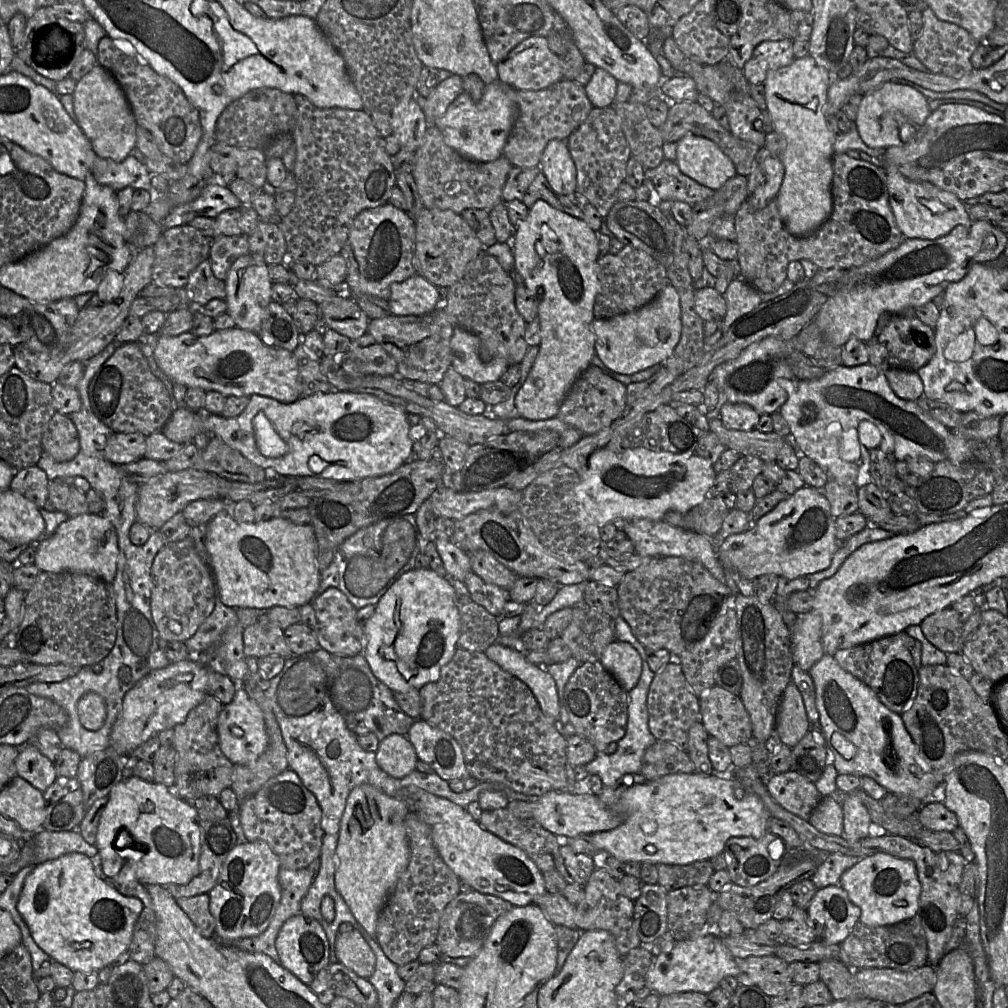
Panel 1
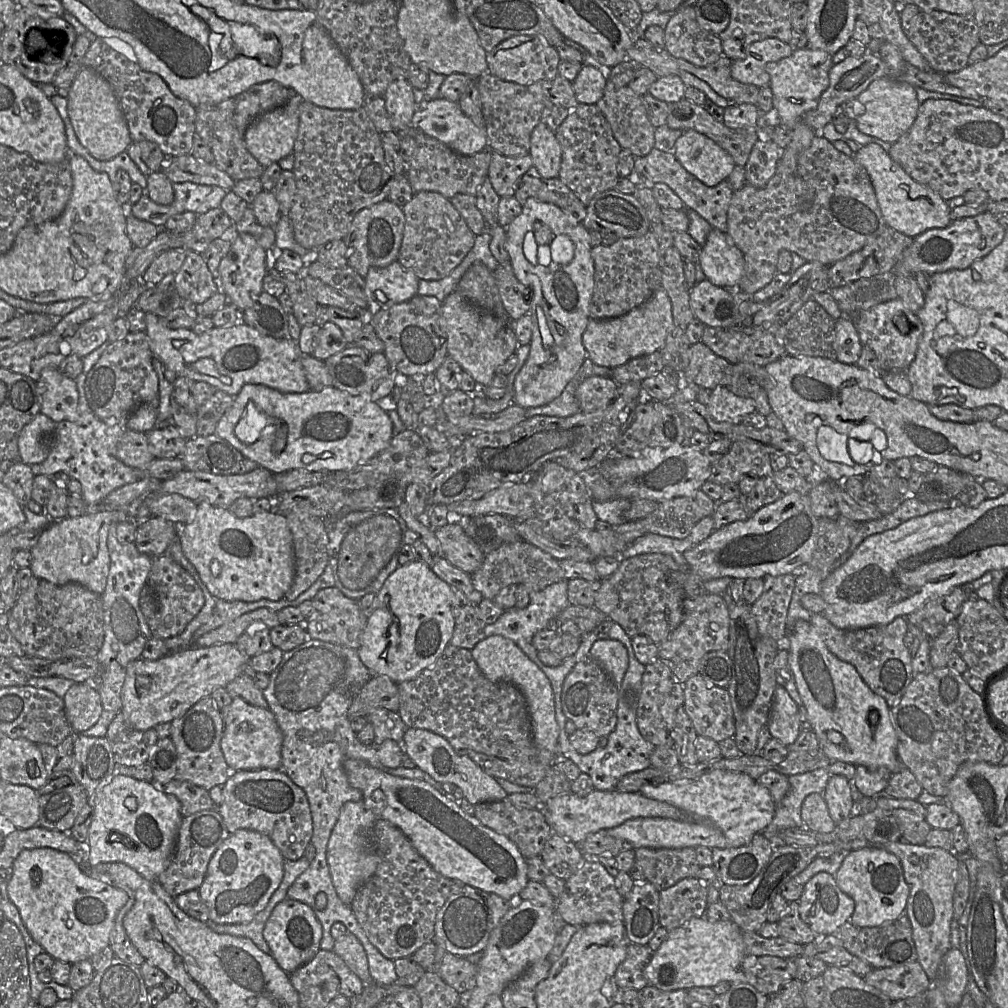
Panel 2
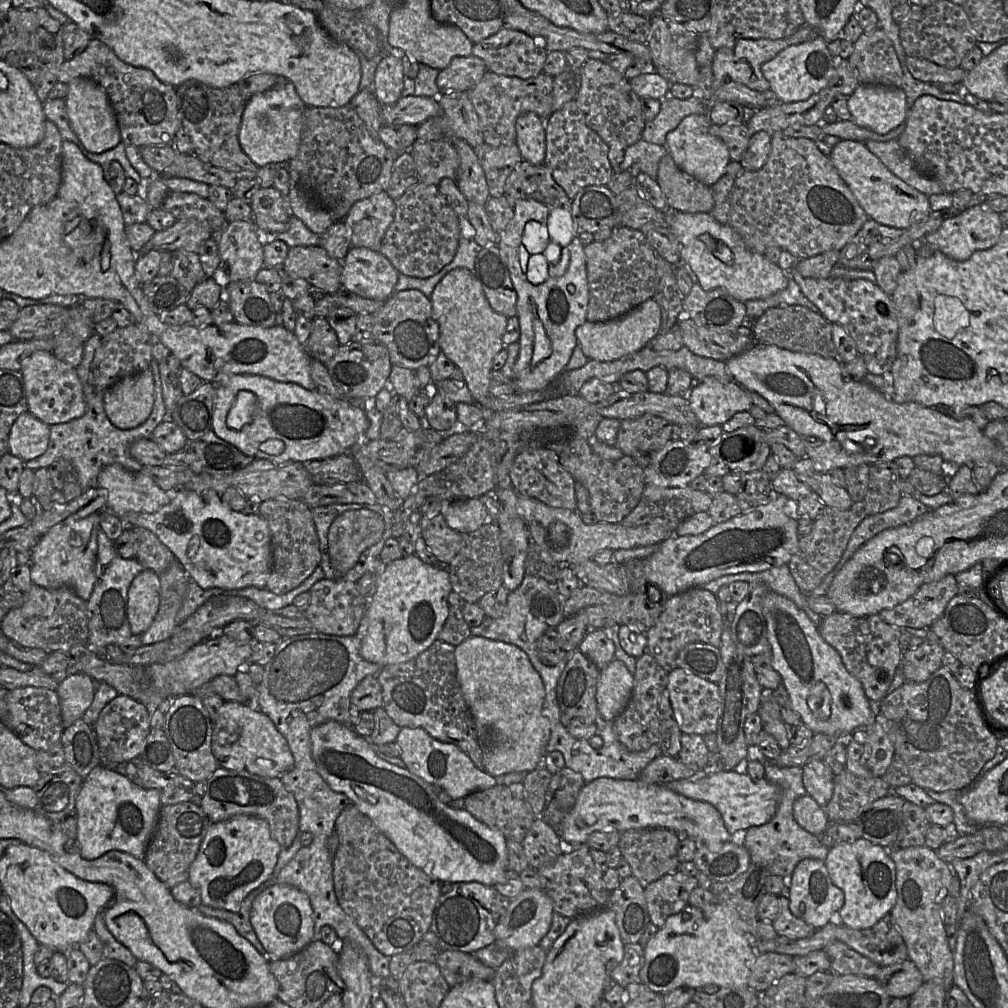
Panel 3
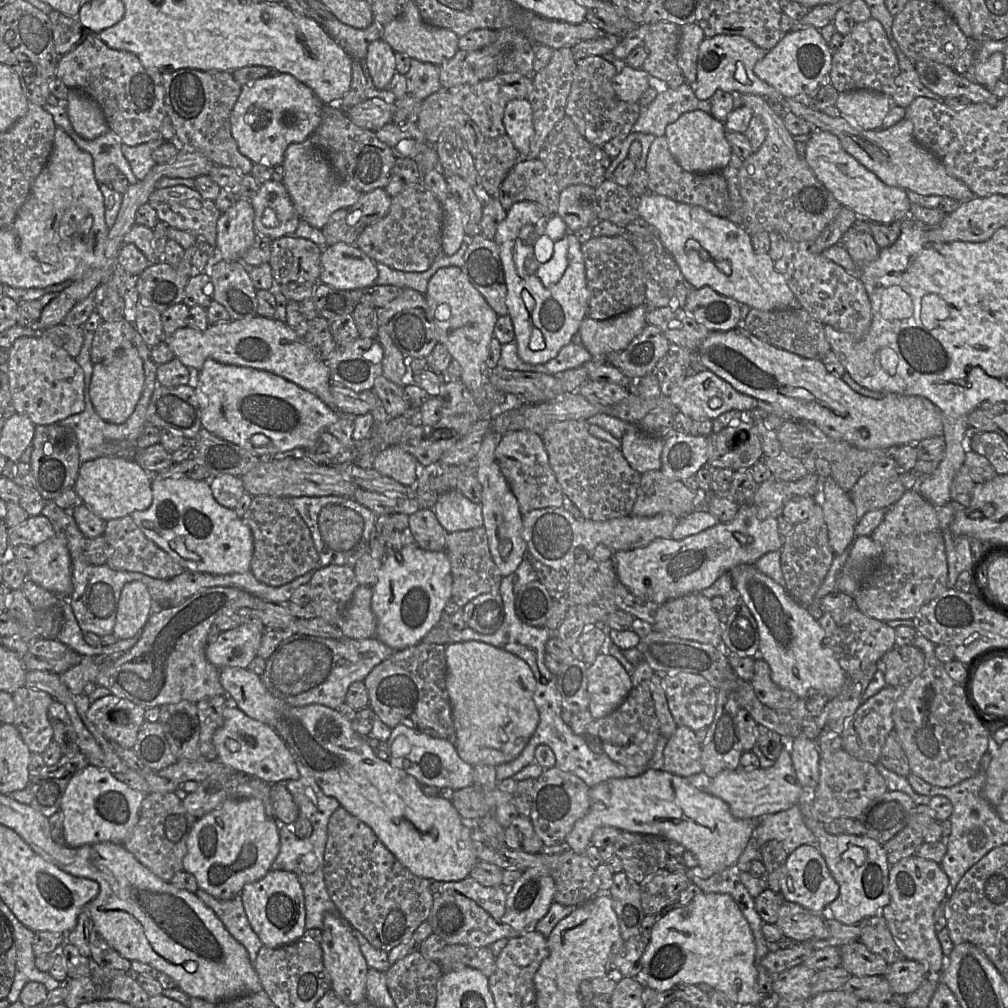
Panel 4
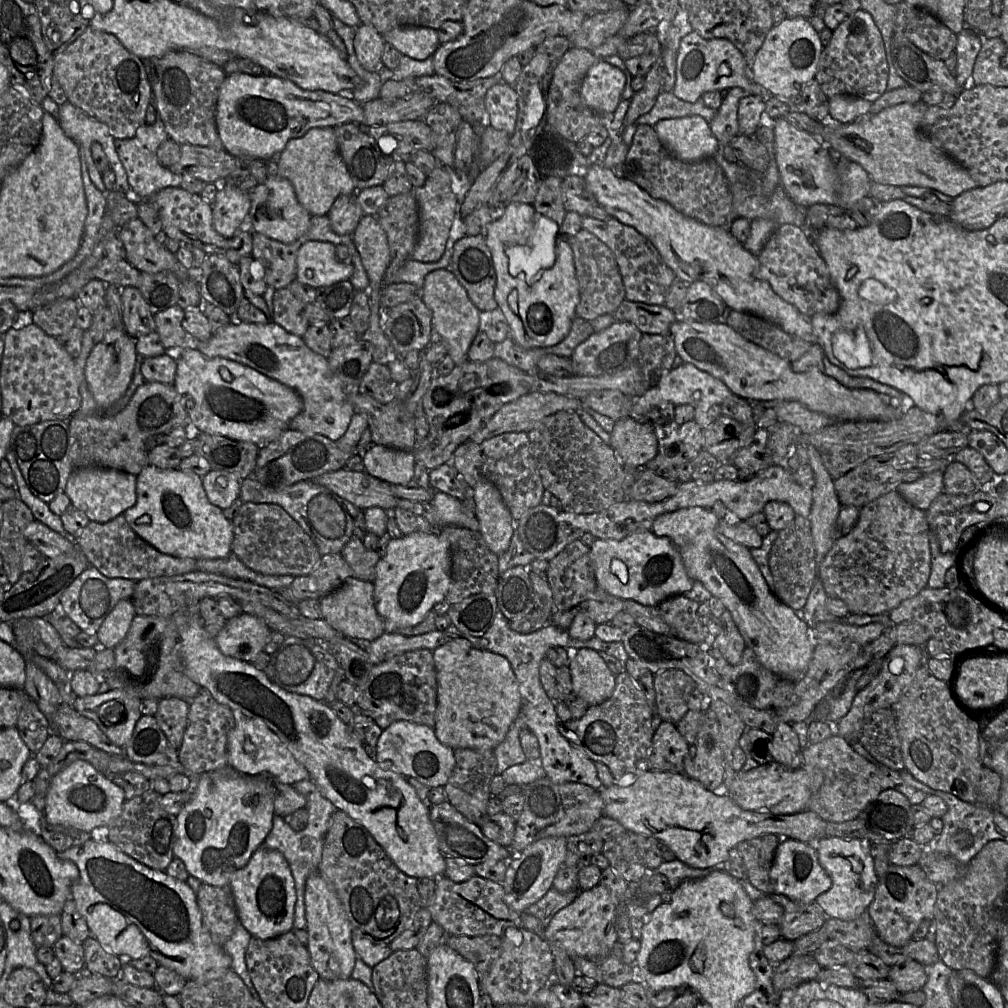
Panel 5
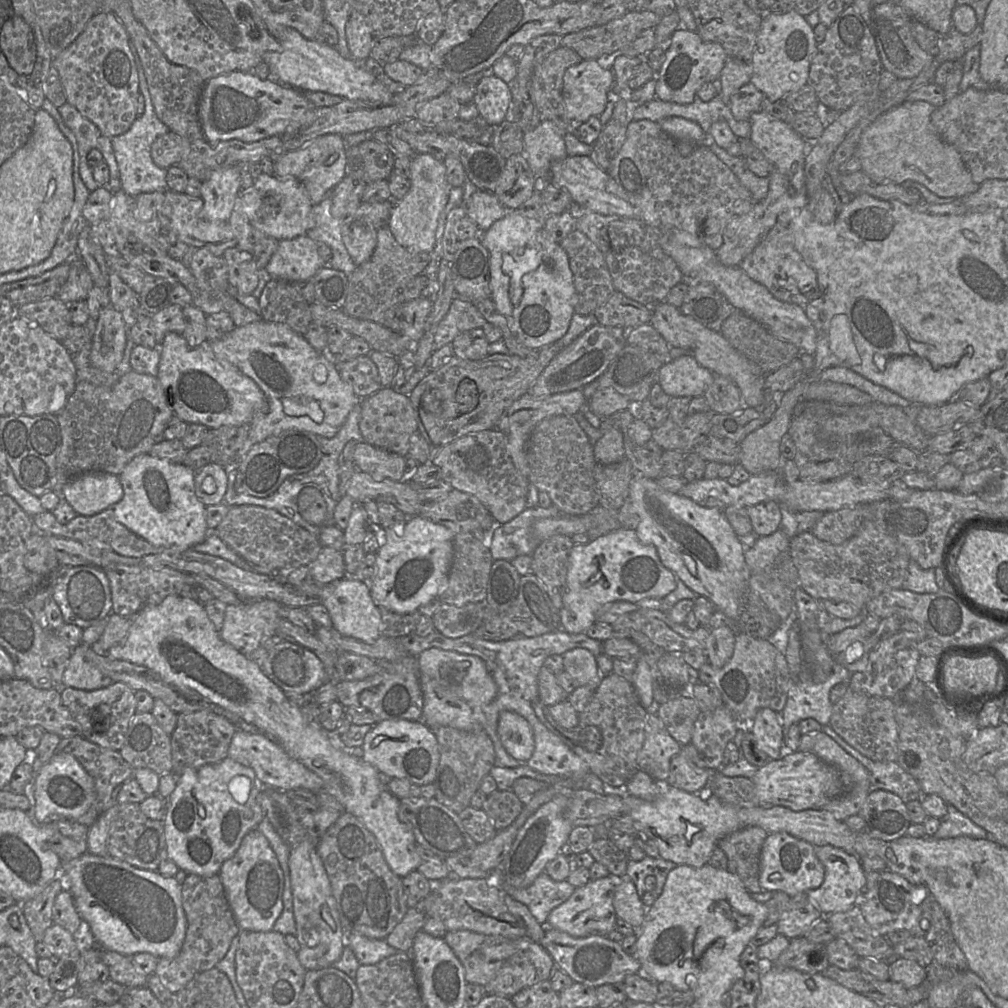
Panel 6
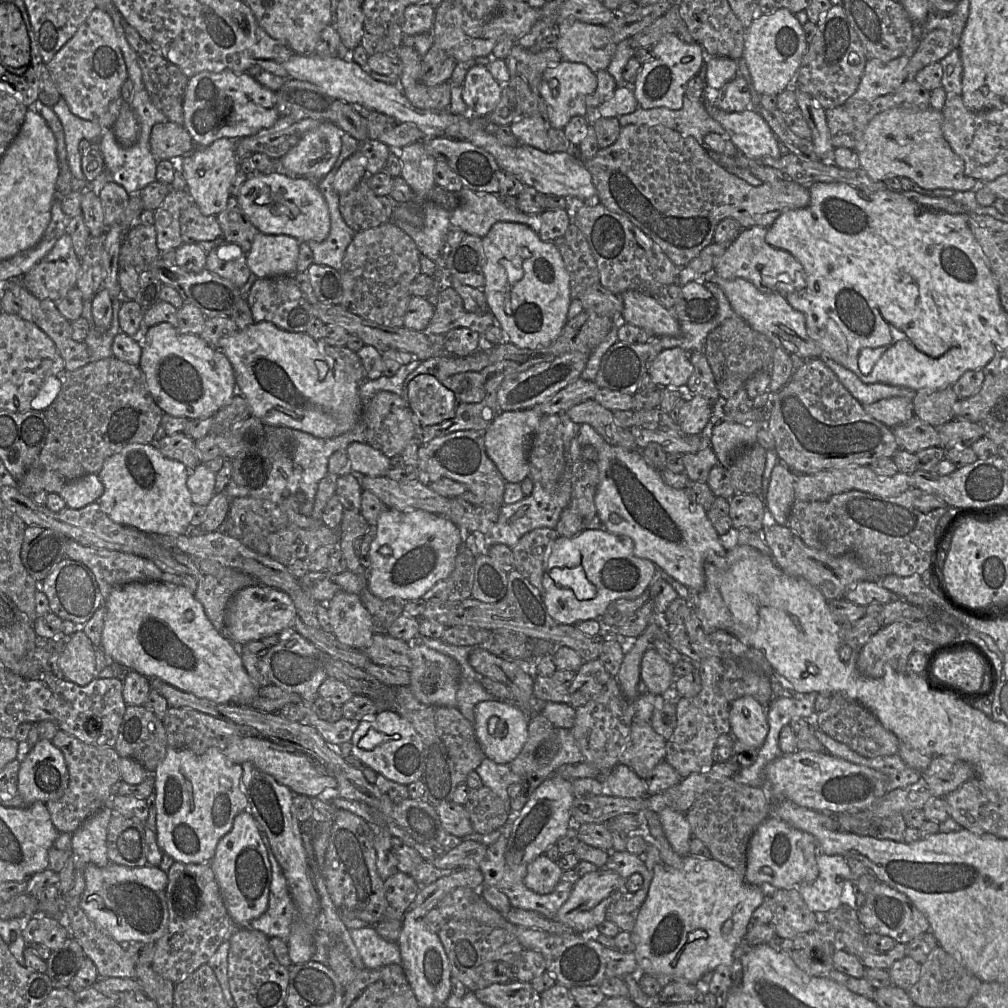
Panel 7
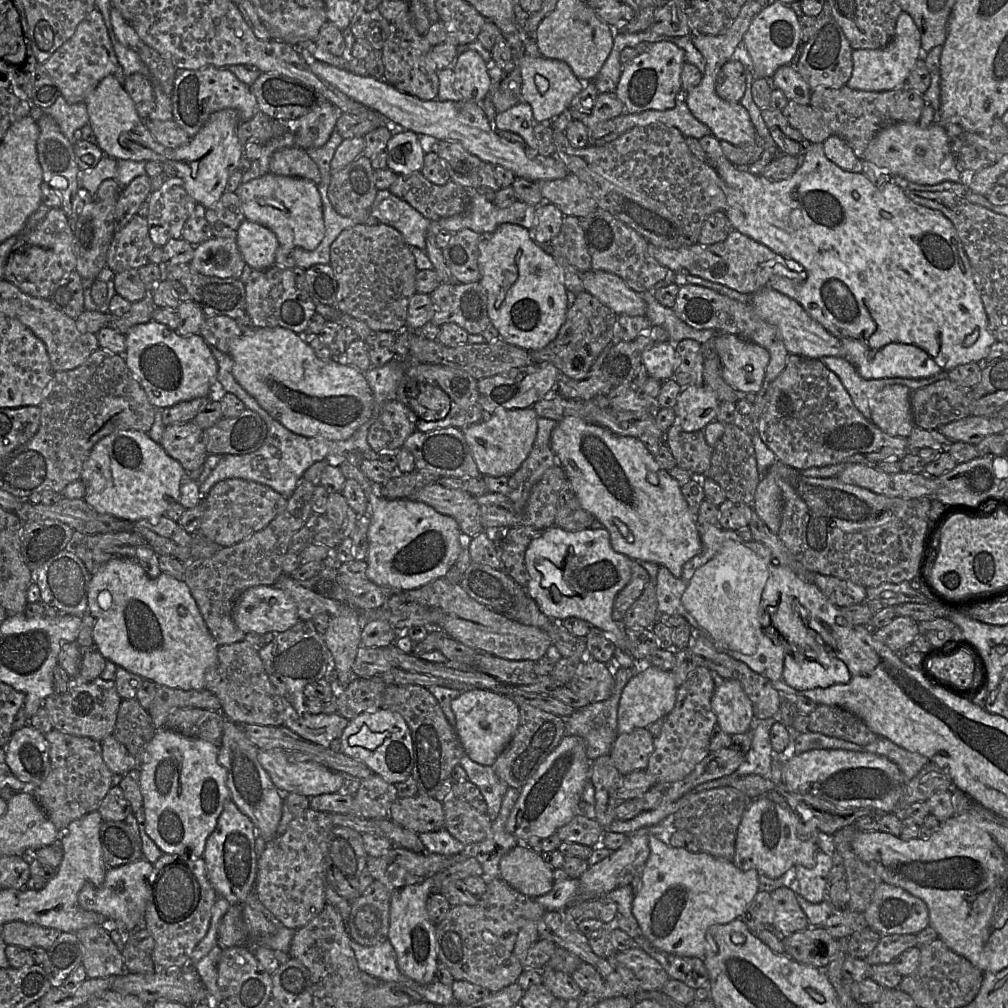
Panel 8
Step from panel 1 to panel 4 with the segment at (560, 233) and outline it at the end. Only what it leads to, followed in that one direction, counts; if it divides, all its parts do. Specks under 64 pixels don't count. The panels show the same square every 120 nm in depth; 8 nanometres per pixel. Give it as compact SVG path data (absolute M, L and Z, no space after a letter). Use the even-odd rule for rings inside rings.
M521 201L515 203L508 211L507 216L497 228L494 238L503 264L507 286L506 305L510 316L517 344L519 358L532 365L544 364L555 358L560 350L569 344L574 335L579 332L580 325L587 317L589 310L589 289L581 250L582 243L574 233L569 233L562 239L553 240L553 251L550 259L540 263L533 255L533 246L520 237L520 231L526 224L533 224L536 235L543 236L549 216L534 202Z

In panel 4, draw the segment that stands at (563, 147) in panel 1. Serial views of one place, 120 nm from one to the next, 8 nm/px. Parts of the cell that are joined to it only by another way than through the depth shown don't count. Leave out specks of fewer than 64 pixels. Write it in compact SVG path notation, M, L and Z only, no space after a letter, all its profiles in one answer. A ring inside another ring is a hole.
M513 99L505 107L503 124L520 156L527 156L534 134L531 104L527 99Z

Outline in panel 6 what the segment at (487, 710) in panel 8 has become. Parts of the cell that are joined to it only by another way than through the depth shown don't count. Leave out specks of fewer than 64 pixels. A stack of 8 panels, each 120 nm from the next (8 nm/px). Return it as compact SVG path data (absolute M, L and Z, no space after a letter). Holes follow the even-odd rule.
M501 711L498 717L498 737L508 754L527 762L533 755L535 741L529 723L511 711Z

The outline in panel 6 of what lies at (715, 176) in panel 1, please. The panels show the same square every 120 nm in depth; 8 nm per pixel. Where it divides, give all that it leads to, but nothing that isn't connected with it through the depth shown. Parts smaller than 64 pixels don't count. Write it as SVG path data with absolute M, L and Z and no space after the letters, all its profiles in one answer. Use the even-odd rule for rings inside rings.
M669 117L658 123L665 132L680 142L679 151L684 156L688 156L695 145L707 143L705 132L696 122L680 117Z

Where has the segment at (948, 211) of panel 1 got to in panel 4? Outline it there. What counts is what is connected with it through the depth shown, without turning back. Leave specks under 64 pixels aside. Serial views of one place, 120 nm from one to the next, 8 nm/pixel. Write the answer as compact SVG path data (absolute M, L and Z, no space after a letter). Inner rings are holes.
M817 128L809 135L803 154L804 160L817 179L842 205L851 209L859 218L890 224L908 217L911 202L905 189L884 184L842 146L837 136Z

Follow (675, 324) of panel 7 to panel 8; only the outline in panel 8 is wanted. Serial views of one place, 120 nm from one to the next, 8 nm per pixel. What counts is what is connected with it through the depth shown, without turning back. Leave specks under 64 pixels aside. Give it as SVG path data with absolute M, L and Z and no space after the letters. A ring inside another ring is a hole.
M590 270L582 276L585 291L600 300L616 315L646 316L647 304L619 276L601 270Z

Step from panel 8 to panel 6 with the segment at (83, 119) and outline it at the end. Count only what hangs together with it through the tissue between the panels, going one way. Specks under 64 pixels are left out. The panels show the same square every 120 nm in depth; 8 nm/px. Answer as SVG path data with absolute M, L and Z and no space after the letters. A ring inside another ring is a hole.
M66 102L58 109L65 125L73 132L78 143L79 173L90 192L103 187L111 192L121 190L121 180L118 164L111 144L111 138L102 134L99 128L84 117L74 106ZM91 149L97 149L103 155L103 160L109 168L108 184L100 186L93 178L92 168L87 161Z

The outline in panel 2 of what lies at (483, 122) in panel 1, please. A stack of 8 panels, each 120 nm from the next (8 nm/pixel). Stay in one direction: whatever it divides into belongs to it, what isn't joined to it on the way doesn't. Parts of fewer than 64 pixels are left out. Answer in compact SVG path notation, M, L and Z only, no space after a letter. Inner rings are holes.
M437 98L419 103L410 127L419 129L422 133L439 140L454 152L464 156L471 156L489 150L485 127L477 126L463 113L457 102Z

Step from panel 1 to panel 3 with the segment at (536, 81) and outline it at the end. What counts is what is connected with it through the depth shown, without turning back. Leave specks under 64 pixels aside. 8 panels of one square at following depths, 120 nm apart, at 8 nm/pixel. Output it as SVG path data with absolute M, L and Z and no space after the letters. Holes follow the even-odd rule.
M502 29L497 33L475 43L472 48L472 55L482 59L488 71L520 79L530 79L543 73L543 66L548 51L532 36L511 29Z

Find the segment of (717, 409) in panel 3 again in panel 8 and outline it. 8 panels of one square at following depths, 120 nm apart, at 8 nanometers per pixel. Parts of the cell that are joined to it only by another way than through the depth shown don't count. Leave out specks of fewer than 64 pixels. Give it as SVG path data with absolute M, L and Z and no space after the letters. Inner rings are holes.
M668 340L644 350L642 364L652 378L661 382L673 378L678 365L678 354L674 343Z

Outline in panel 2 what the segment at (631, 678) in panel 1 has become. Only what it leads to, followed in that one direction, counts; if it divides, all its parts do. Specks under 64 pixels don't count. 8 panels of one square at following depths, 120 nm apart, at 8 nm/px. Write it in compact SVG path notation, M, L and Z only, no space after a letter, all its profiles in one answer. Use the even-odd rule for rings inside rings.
M610 638L596 640L589 654L617 685L622 683L629 658L626 647L620 641Z

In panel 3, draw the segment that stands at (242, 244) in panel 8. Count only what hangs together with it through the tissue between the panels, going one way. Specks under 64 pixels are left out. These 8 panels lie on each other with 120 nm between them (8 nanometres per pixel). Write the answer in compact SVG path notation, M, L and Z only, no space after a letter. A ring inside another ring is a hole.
M351 247L341 266L342 290L383 303L395 293L399 272L380 252Z

